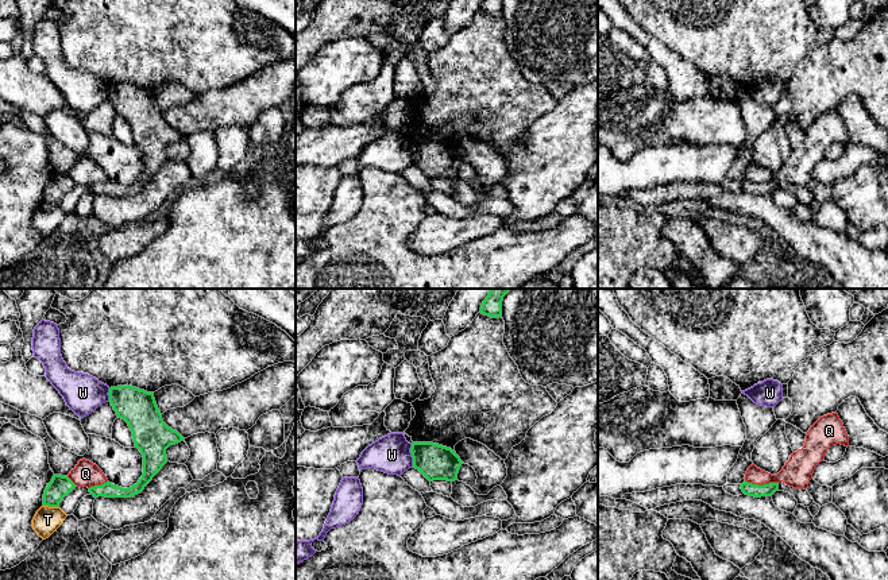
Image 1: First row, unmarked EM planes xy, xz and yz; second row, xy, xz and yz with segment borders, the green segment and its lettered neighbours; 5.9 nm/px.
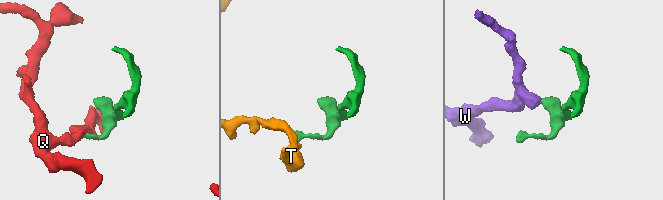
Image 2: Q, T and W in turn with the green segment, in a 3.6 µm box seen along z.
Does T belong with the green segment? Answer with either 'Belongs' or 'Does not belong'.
Does not belong

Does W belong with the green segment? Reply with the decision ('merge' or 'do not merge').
do not merge

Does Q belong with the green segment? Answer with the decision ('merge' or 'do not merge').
do not merge

